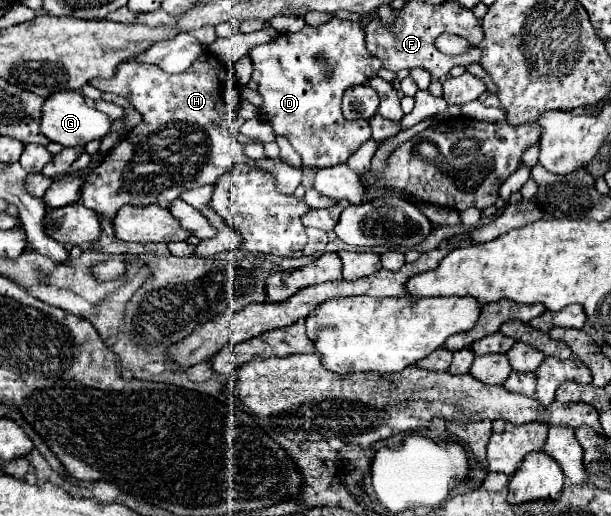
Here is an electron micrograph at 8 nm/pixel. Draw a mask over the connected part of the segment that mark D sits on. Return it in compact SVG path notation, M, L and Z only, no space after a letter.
M330 18L320 26L306 24L300 32L278 34L272 42L260 44L252 48L248 54L254 64L252 80L258 82L258 92L264 98L264 108L260 110L260 114L272 124L276 134L284 134L290 140L290 144L300 154L306 166L326 168L326 166L342 164L358 150L360 144L364 144L370 138L368 122L364 120L348 122L340 112L344 92L352 86L368 84L368 80L376 76L378 70L382 68L382 62L366 50L364 26L360 22Z

